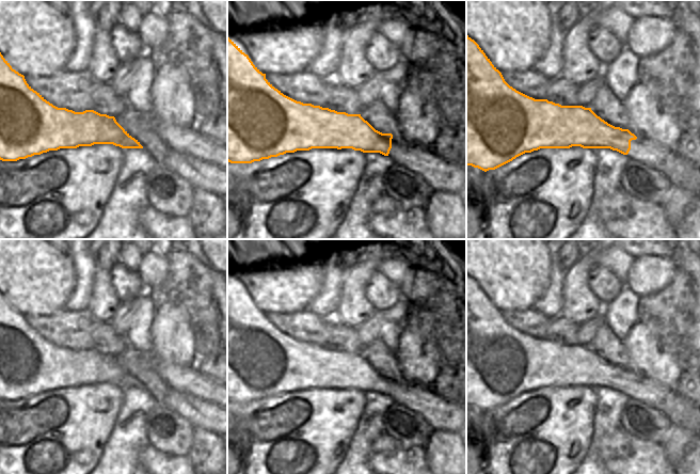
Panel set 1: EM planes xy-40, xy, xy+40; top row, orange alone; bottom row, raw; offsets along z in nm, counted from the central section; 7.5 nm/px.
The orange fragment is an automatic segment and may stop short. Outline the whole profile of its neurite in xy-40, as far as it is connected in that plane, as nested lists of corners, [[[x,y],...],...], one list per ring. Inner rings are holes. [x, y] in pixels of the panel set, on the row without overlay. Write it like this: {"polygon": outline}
{"polygon": [[[0,291],[0,399],[17,400],[60,388],[113,383],[143,388],[115,359],[94,349],[75,351],[58,347],[34,330],[25,315],[12,307]]]}

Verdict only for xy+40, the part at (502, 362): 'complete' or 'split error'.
split error

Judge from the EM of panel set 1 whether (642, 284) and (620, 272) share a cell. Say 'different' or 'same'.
different

